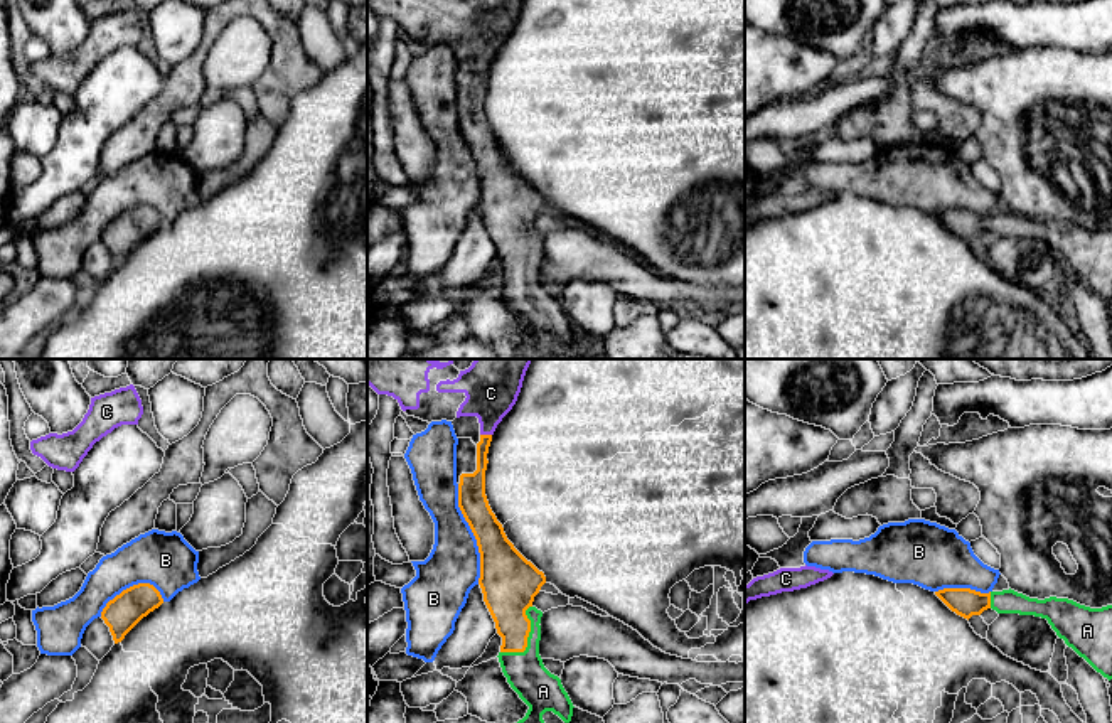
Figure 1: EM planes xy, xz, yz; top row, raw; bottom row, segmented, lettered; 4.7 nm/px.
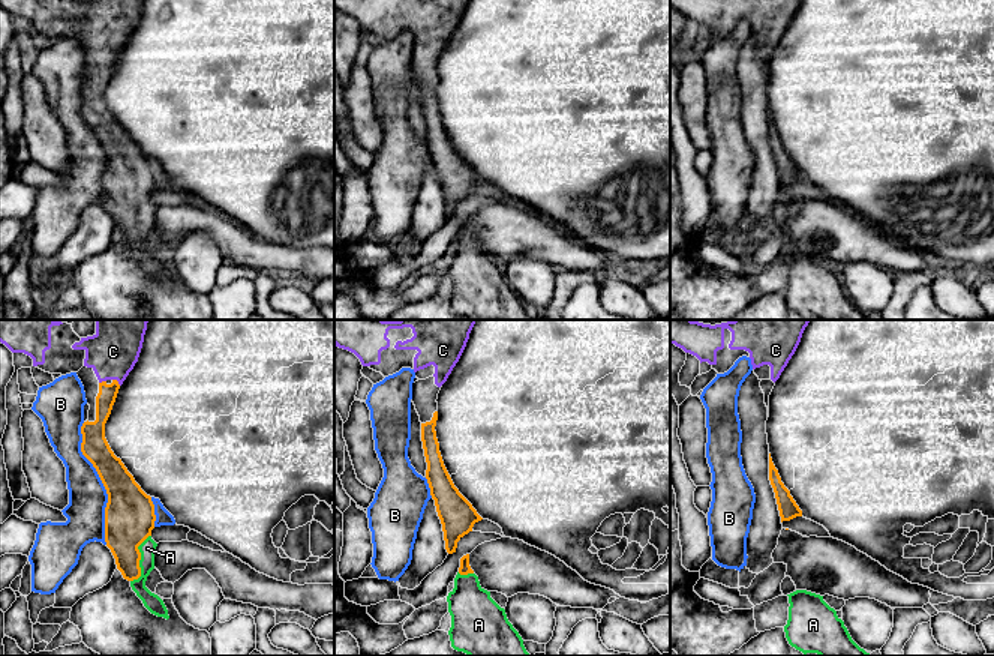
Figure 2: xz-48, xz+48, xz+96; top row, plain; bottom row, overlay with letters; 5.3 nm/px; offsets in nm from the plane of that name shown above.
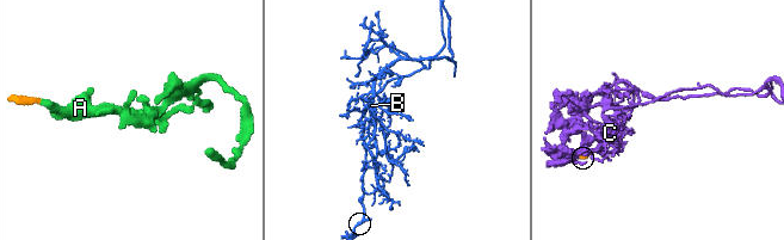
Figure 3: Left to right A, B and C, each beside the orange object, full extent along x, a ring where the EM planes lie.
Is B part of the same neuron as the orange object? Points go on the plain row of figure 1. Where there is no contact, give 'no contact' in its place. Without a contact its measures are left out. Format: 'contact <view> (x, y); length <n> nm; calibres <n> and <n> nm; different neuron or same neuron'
contact xz (474, 157); length 500 nm; calibres 240 and 260 nm; different neuron

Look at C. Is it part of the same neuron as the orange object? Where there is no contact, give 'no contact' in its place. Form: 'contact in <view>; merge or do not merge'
contact in xz; merge

